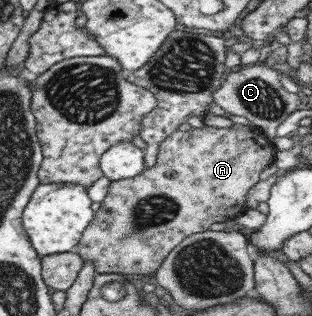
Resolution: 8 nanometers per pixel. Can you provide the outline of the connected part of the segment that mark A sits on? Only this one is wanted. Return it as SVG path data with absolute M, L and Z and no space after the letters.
M233 124L229 128L215 128L204 125L201 128L192 127L186 131L175 130L170 136L167 136L159 143L160 154L172 154L172 178L166 176L166 172L164 172L166 166L156 164L152 170L145 169L142 173L133 176L132 178L110 181L106 196L99 202L98 209L93 212L92 220L90 220L88 226L84 228L80 240L74 248L74 252L80 256L82 261L86 260L86 262L90 262L90 264L94 266L95 274L114 273L123 276L139 274L142 277L147 274L154 274L155 270L160 266L162 259L164 259L170 250L184 239L184 237L197 232L207 231L208 228L210 228L210 224L227 221L242 213L246 208L247 190L250 190L250 187L254 186L254 184L259 181L258 174L273 163L276 152L275 148L272 146L272 142L270 142L259 129L256 129L252 125L246 126L242 124Z

